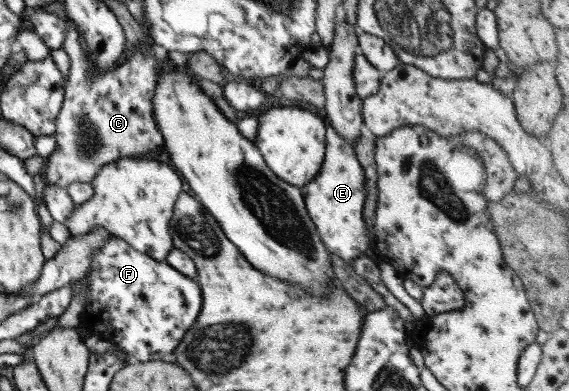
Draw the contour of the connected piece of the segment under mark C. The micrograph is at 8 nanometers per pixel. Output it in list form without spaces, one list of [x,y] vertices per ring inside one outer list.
[[[70,20],[64,21],[64,38],[61,44],[63,52],[67,53],[69,71],[64,75],[65,86],[61,109],[55,118],[55,148],[46,158],[45,183],[62,189],[71,183],[88,184],[95,177],[96,172],[119,157],[135,157],[136,154],[148,154],[151,150],[162,148],[162,138],[152,114],[152,97],[154,96],[157,71],[155,70],[155,50],[153,42],[148,36],[148,44],[141,50],[135,48],[129,60],[107,68],[107,72],[97,72],[87,60],[87,54],[79,46],[79,34]]]

